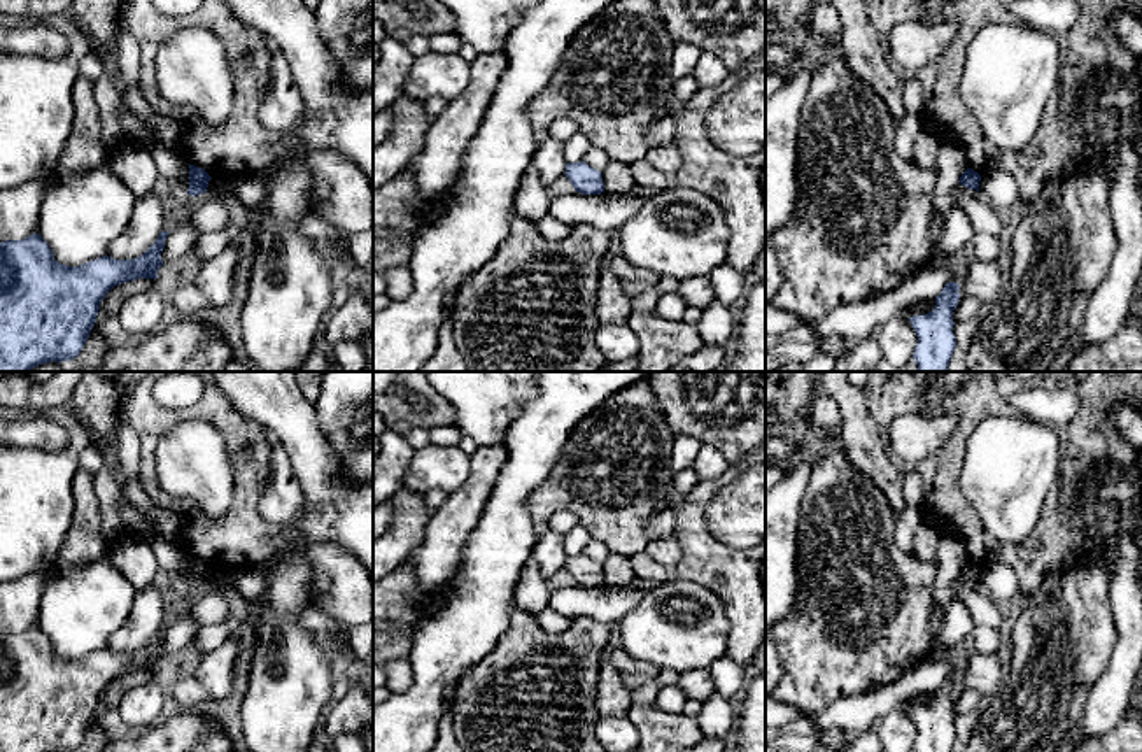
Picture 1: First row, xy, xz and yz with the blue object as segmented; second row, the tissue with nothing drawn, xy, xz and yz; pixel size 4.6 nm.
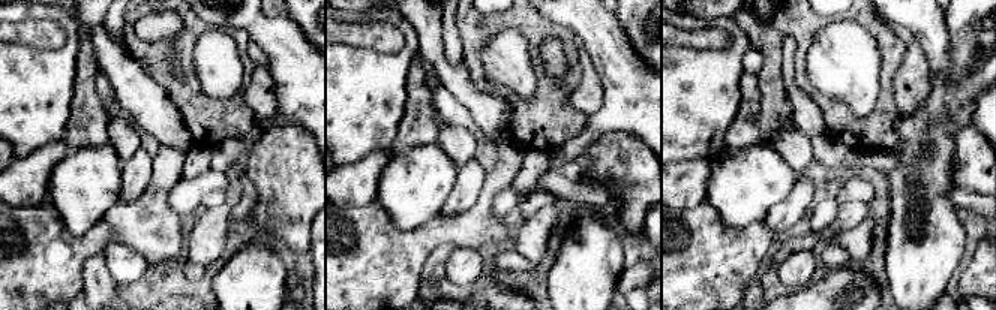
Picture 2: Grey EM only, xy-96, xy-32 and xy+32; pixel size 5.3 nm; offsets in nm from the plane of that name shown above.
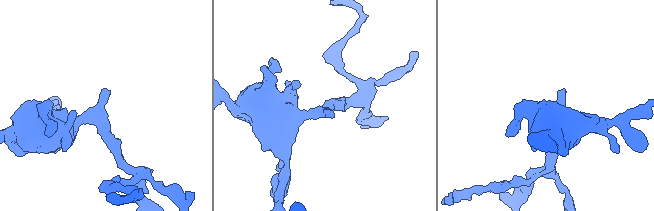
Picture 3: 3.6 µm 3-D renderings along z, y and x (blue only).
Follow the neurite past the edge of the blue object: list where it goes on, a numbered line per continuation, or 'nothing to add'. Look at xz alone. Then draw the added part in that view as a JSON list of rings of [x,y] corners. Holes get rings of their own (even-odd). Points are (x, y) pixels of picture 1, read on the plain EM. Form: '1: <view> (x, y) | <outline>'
nothing to add

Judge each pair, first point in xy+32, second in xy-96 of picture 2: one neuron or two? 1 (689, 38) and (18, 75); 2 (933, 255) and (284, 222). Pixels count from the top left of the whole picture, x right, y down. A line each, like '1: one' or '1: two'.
1: two
2: two

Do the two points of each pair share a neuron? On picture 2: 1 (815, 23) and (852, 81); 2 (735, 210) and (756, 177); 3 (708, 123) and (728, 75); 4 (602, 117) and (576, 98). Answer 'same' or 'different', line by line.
1: different
2: same
3: same
4: different

